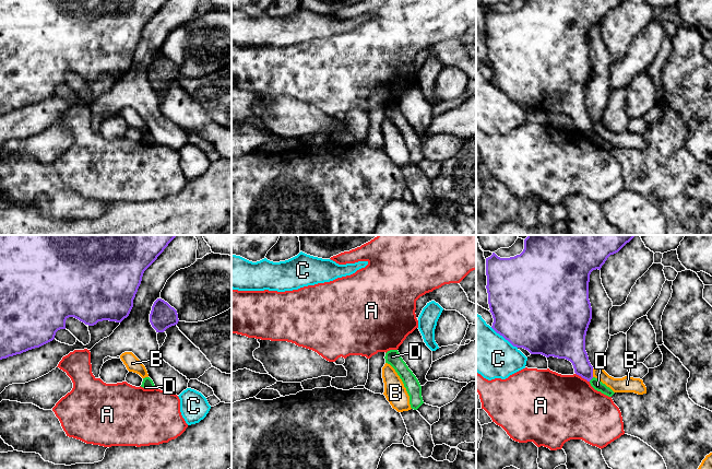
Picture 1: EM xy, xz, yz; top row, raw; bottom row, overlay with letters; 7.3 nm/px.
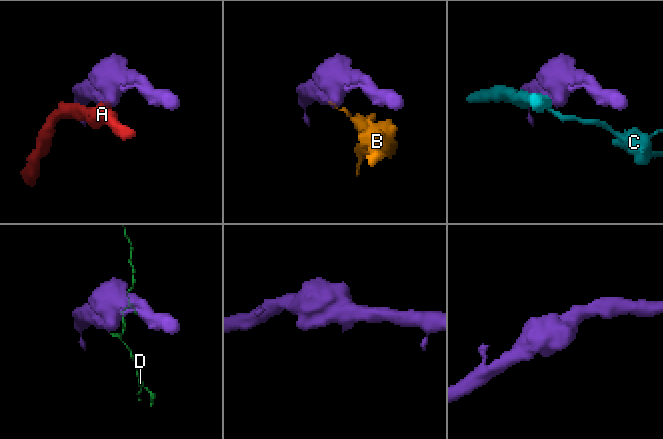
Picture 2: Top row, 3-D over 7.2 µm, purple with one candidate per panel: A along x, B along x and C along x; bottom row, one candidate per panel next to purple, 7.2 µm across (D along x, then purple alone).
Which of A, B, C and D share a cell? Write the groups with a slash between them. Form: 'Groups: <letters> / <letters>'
Groups: A / B / C / D

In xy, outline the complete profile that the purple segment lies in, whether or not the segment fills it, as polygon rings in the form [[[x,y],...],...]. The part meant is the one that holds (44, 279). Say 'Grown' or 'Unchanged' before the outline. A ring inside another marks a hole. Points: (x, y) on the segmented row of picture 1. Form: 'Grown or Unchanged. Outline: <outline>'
Unchanged. Outline: [[[0,235],[0,360],[39,348],[52,341],[58,330],[66,329],[66,320],[69,317],[74,317],[88,326],[94,326],[103,320],[121,323],[129,316],[133,307],[133,300],[141,284],[144,271],[157,259],[176,236],[177,235]]]

